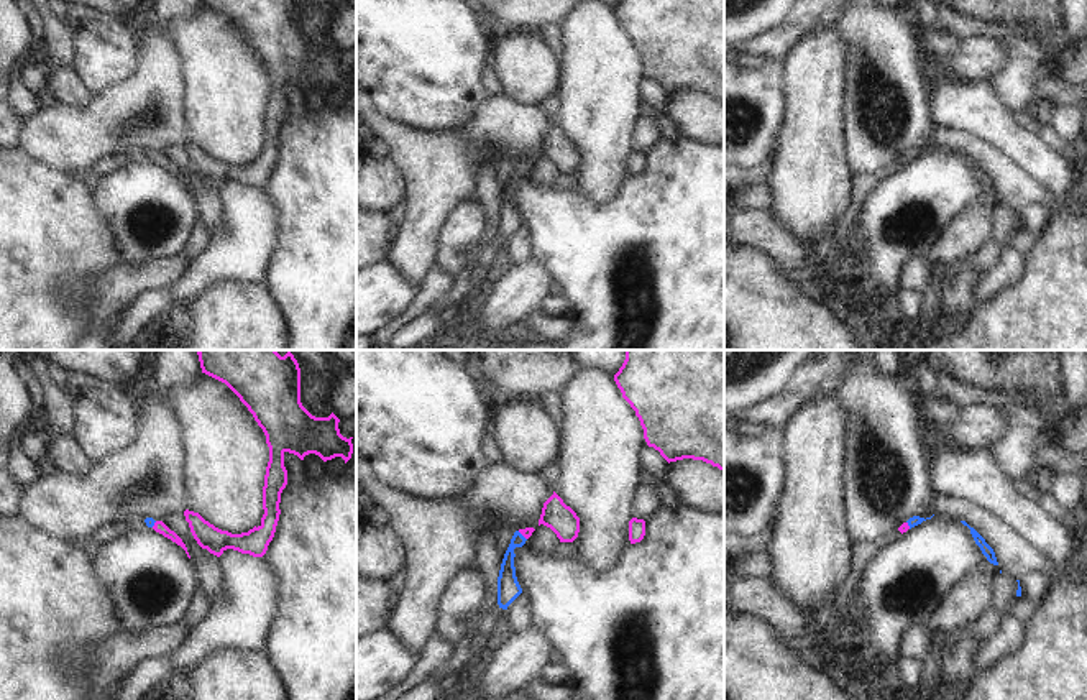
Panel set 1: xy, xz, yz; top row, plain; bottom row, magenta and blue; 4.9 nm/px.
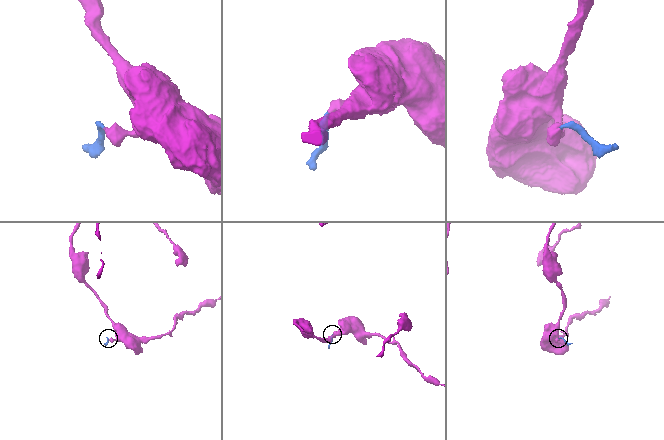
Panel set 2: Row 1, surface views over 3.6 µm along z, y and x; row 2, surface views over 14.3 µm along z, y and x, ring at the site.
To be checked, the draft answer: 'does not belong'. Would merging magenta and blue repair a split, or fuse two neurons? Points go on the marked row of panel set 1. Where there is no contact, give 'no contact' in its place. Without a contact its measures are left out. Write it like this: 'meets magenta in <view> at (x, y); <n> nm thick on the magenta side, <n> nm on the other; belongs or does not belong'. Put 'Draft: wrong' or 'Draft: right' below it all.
meets magenta in xz at (522, 534); 50 nm thick on the magenta side, 100 nm on the other; belongs
Draft: wrong

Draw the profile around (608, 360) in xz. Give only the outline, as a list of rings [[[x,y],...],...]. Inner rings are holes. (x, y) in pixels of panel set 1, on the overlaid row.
[[[571,350],[578,368],[598,368],[616,375],[626,360],[626,350]]]

